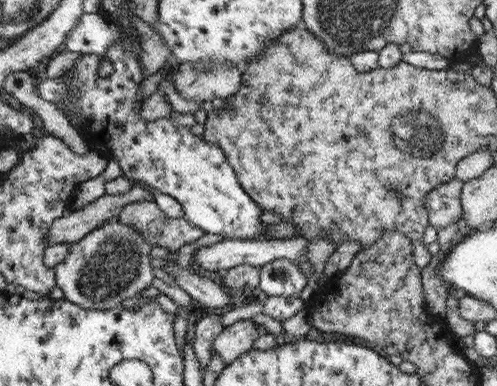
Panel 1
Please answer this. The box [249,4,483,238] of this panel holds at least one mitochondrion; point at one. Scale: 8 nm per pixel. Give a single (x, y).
(415, 131)

